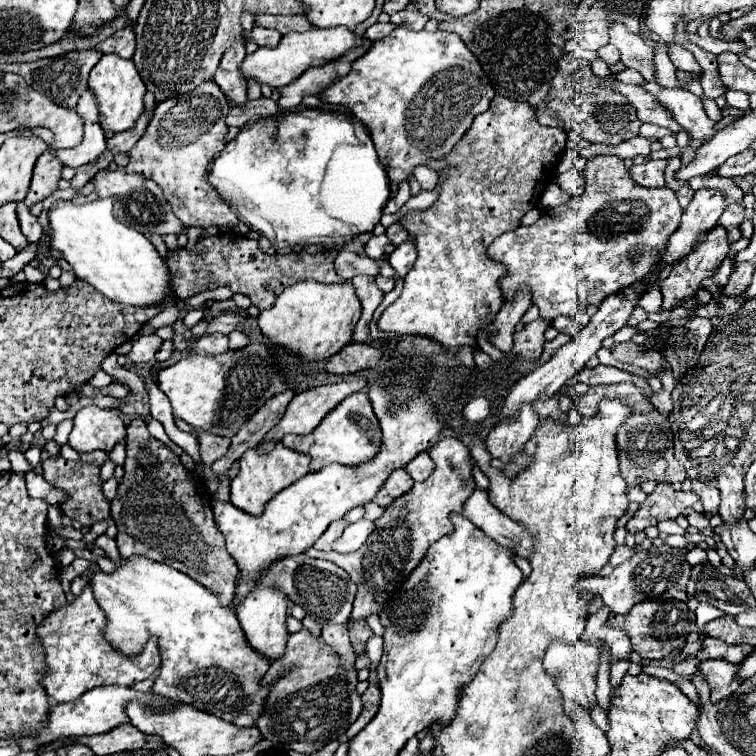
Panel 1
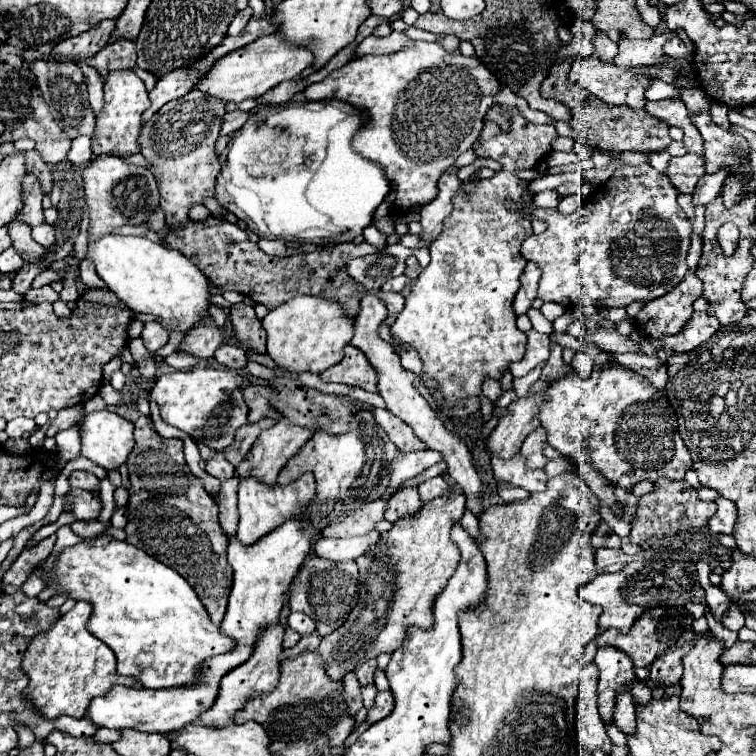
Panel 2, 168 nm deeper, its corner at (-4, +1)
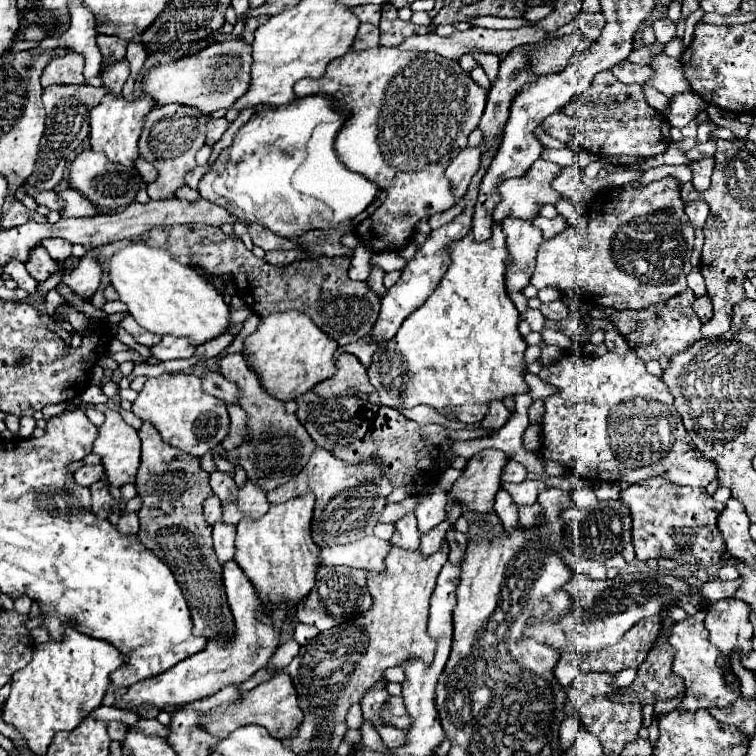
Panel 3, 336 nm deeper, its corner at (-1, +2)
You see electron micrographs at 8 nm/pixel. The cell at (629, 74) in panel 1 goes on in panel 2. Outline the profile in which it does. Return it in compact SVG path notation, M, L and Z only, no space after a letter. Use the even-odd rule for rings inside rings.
M653 79L651 85L649 85L649 89L645 91L645 97L647 97L647 99L671 99L671 97L681 99L681 93L679 93L679 89L673 87L671 83Z

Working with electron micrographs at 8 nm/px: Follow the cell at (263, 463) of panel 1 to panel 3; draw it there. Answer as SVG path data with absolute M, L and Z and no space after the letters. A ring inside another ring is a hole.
M306 492L304 496L298 498L290 498L288 502L282 504L272 504L270 510L258 518L252 520L248 516L244 516L238 522L238 532L236 532L236 554L234 560L238 562L238 566L250 576L250 580L254 582L258 594L262 594L262 598L268 598L268 602L286 602L288 608L296 610L296 604L312 590L314 586L314 570L320 564L318 558L318 546L312 540L310 534L310 520L312 520L312 510L314 510L314 494Z

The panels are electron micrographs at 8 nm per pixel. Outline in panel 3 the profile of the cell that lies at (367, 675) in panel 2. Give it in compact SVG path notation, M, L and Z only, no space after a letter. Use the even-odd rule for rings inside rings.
M376 682L372 684L364 696L362 696L362 714L364 718L368 718L372 724L380 724L380 708L382 704L388 700L388 692L384 688L384 682Z

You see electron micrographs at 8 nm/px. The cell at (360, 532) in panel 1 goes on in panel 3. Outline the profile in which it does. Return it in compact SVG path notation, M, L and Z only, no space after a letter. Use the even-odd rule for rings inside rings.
M364 536L356 542L320 548L320 560L328 566L350 566L364 570L384 570L384 558L388 554L390 542L376 536Z

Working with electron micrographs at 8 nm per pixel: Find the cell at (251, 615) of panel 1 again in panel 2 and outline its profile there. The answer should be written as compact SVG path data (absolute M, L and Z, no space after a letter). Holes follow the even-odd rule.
M275 623L267 629L261 631L259 641L255 645L255 651L251 655L251 659L243 665L239 665L237 669L229 671L223 679L221 679L221 687L219 687L219 695L213 703L213 707L209 707L209 711L205 711L205 715L199 715L193 725L207 725L207 727L223 727L229 725L235 717L237 711L241 711L245 707L245 703L249 699L253 699L253 695L265 695L269 691L273 691L277 687L279 681L279 653L283 651L281 647L281 639L283 639L283 625Z

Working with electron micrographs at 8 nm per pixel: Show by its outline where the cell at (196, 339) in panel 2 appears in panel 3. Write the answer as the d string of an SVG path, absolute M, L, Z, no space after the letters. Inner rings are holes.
M162 336L160 344L152 346L152 356L158 360L176 360L176 358L190 358L196 352L198 346L194 346L188 338L176 338L176 336Z

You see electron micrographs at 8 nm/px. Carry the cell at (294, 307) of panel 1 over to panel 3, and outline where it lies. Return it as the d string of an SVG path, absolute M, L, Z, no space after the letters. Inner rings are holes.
M300 310L264 316L258 330L246 338L244 348L250 352L254 370L260 374L260 382L266 392L282 402L298 398L300 394L312 390L314 384L330 378L336 372L336 340L322 332L314 320Z

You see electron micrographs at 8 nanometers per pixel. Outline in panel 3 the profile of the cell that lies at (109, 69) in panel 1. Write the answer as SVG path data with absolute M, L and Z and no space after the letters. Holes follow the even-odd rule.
M138 92L136 100L126 100L120 94L106 94L98 106L90 112L90 146L110 154L112 162L132 166L138 158L138 138L142 132L142 118L156 106L152 96Z

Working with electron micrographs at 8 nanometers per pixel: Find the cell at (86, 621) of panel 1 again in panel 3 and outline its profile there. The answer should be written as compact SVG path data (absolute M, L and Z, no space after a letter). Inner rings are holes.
M66 626L62 640L34 646L32 660L14 672L12 690L2 708L4 722L22 732L34 754L46 754L56 732L74 730L90 710L102 704L110 688L110 672L120 666L122 654L112 644Z

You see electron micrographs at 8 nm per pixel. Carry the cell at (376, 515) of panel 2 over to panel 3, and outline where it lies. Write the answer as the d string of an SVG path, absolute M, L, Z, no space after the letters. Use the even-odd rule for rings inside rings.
M408 496L406 500L398 502L398 504L386 504L384 510L380 512L380 520L378 522L394 522L398 518L402 518L402 514L414 510L414 496Z

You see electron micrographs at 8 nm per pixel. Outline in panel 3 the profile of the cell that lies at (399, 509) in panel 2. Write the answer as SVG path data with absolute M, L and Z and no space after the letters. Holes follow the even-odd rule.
M408 512L400 520L396 520L394 526L396 526L396 532L394 532L392 540L390 540L392 544L402 546L402 548L410 548L410 550L414 550L414 548L420 546L420 536L422 534L420 534L420 530L416 526L414 512Z

